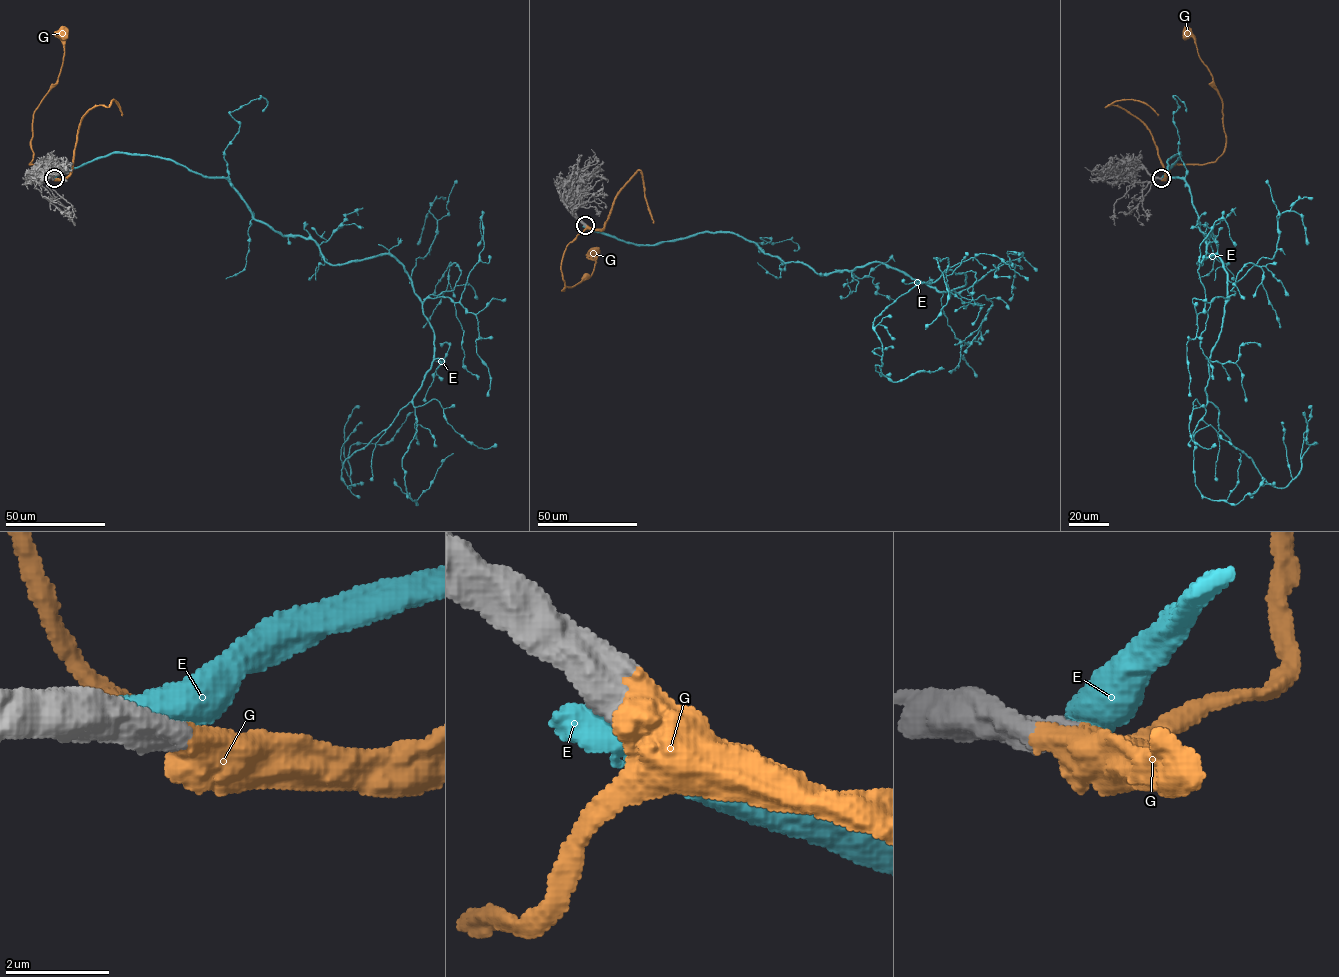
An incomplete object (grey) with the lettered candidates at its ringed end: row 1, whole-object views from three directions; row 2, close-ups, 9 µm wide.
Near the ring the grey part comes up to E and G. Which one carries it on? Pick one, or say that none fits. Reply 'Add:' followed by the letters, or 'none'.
Add: G

